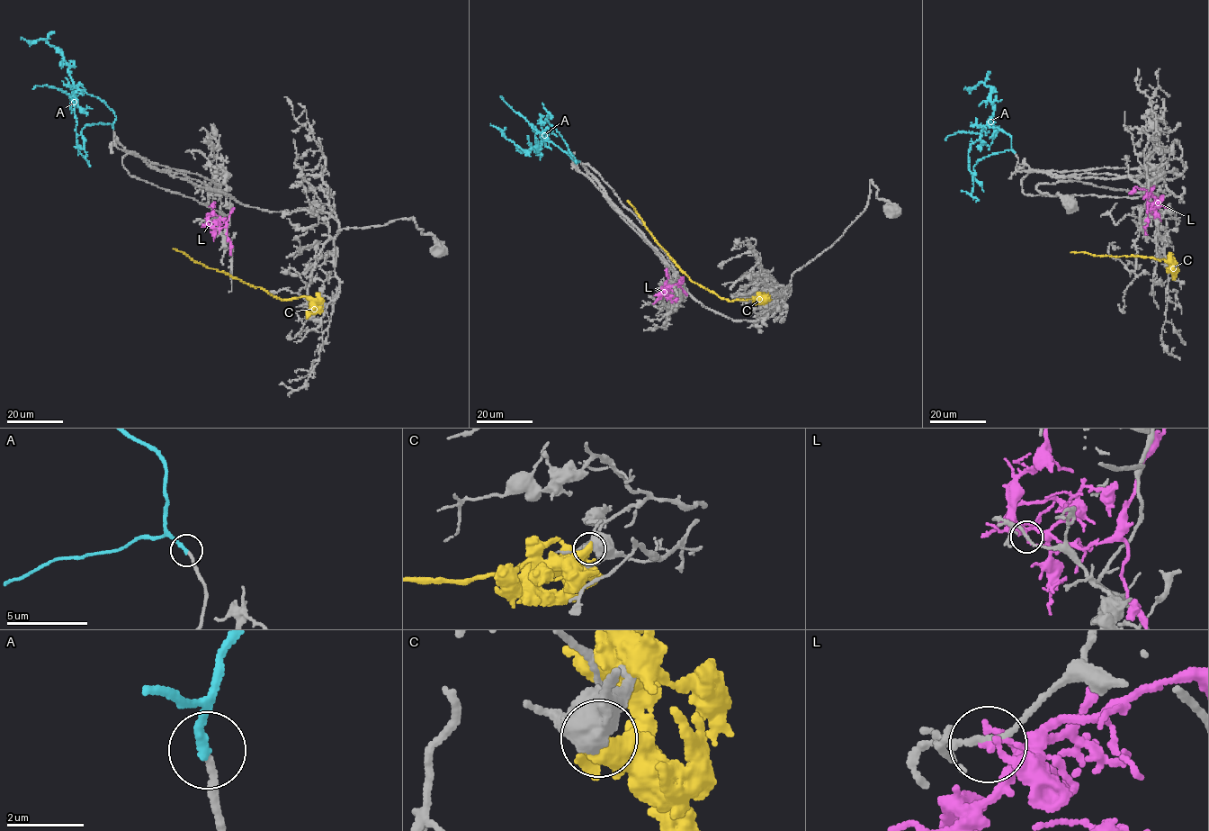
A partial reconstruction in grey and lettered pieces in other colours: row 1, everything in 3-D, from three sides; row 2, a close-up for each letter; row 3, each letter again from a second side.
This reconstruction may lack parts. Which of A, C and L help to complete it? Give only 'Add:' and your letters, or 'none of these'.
Add: A

